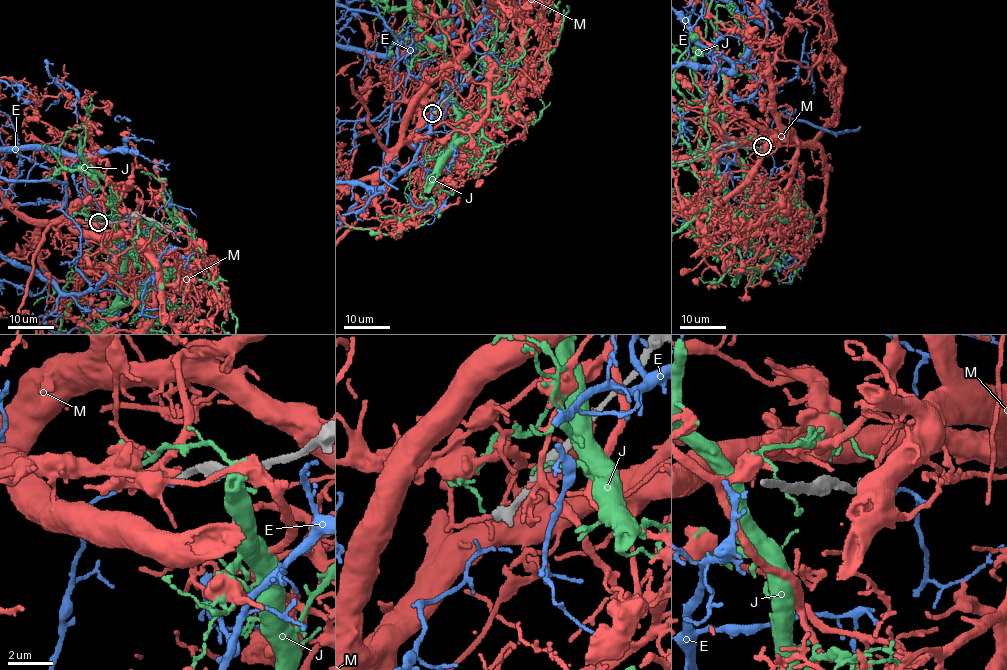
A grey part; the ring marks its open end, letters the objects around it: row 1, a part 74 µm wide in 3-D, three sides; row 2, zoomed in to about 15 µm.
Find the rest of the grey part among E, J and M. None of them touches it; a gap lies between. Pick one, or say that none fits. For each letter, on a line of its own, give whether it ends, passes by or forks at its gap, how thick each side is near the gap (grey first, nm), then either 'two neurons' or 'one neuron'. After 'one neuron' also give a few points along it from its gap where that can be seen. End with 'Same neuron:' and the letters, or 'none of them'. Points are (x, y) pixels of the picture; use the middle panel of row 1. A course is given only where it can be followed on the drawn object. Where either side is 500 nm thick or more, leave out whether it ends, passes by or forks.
E: it ends; calibres 420 and 170 nm; two neurons
J: it ends; calibres 420 and 120 nm; two neurons
M: it ends; calibres 420 and 170 nm; two neurons
Same neuron: none of them

